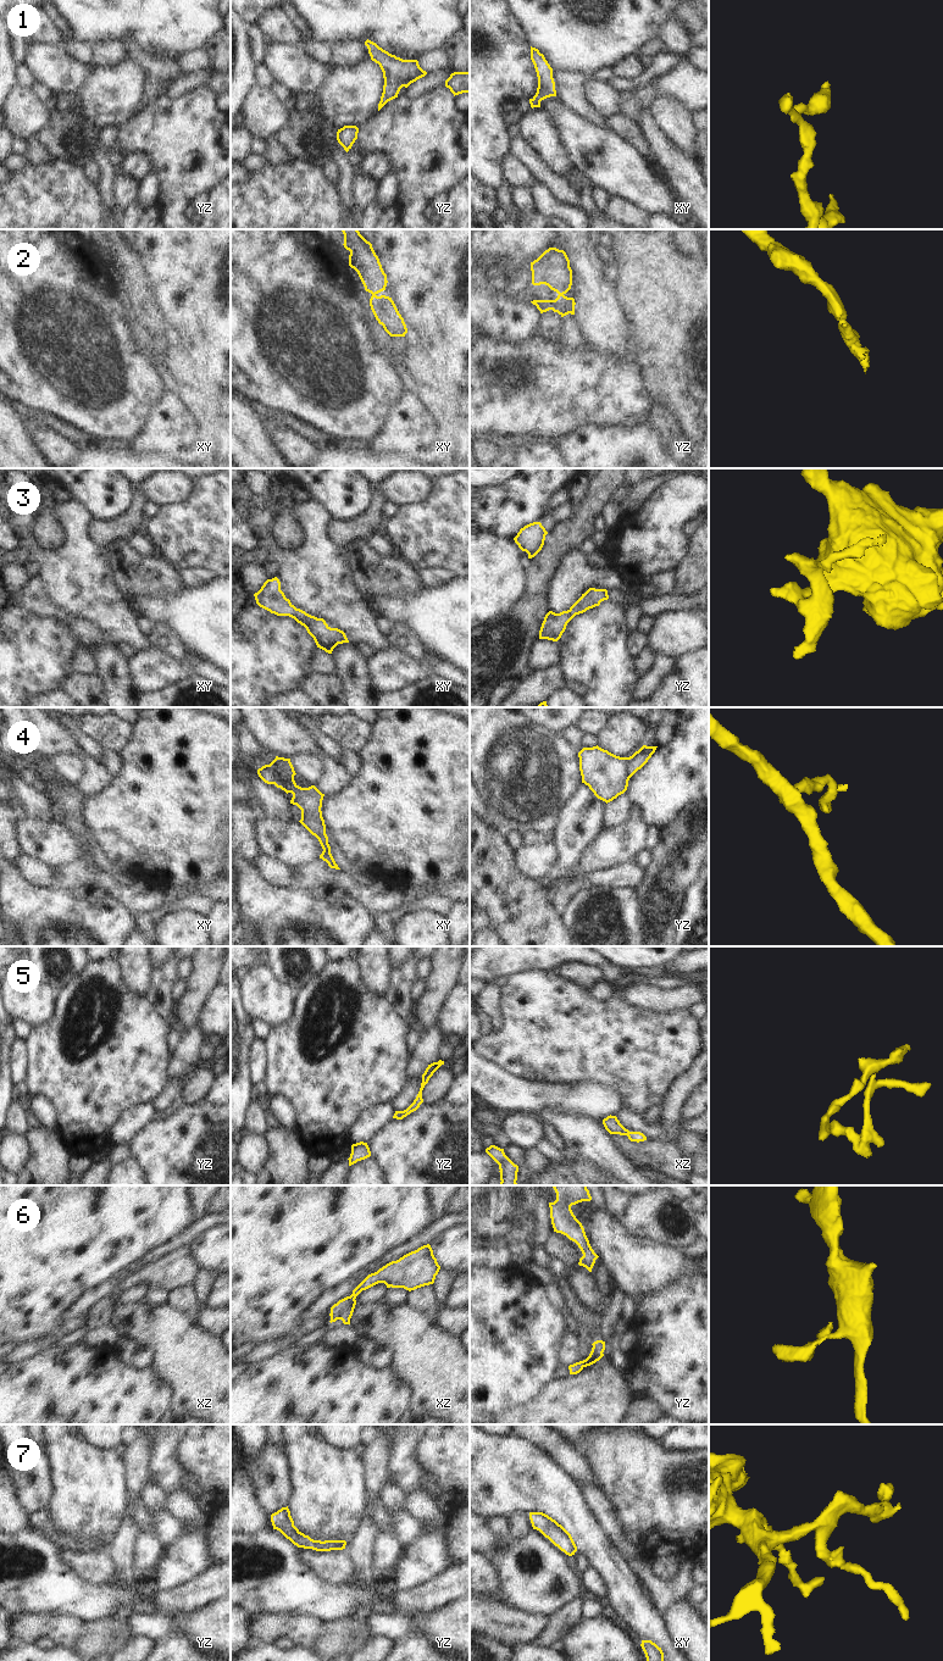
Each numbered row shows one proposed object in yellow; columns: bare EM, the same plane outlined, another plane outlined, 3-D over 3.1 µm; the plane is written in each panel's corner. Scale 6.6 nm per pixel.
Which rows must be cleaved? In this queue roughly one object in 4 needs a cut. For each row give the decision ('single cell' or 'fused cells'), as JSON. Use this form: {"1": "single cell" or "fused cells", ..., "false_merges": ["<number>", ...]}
{"1": "single cell", "2": "single cell", "3": "single cell", "4": "fused cells", "5": "single cell", "6": "single cell", "7": "single cell", "false_merges": ["4"]}

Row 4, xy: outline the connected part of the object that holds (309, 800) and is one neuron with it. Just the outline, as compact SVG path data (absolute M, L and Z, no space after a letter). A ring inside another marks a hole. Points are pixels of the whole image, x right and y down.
M294 768L282 770L278 773L274 785L287 794L293 794L290 804L296 805L301 810L301 820L299 822L318 839L323 849L320 859L326 861L331 868L340 870L331 854L331 846L326 834L326 824L322 817L321 807L324 794L322 794L315 785L309 788L299 787L294 780L295 774Z

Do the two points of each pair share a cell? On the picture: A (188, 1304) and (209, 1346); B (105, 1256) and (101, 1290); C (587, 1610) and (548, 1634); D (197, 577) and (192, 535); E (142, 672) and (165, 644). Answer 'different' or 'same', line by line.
A: different
B: different
C: different
D: different
E: different

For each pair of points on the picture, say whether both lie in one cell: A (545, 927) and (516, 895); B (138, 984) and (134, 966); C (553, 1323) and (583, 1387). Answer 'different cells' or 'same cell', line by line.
A: same cell
B: same cell
C: different cells

